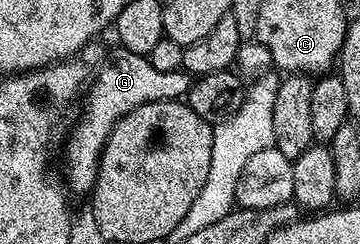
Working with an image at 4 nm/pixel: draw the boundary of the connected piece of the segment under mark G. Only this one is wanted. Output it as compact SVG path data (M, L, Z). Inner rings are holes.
M119 51L96 73L92 86L88 89L88 98L84 101L84 114L76 121L68 142L64 145L64 161L68 164L68 185L76 193L91 194L92 185L96 182L96 172L100 166L100 153L104 149L106 139L110 131L120 120L134 107L142 107L146 103L158 103L159 101L175 101L183 98L190 88L189 74L175 69L174 71L157 71L154 63L148 61L147 56L142 53L130 53Z

